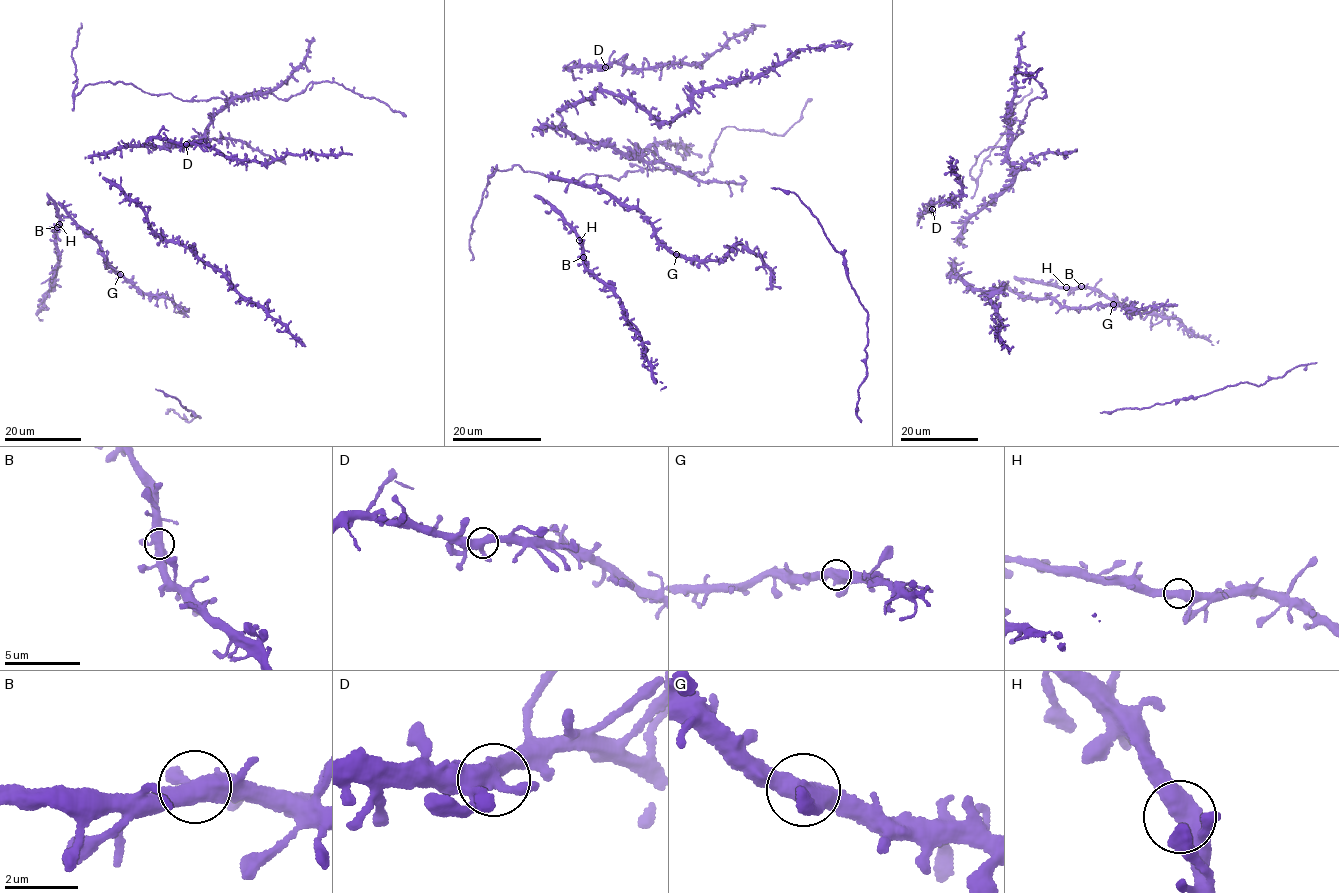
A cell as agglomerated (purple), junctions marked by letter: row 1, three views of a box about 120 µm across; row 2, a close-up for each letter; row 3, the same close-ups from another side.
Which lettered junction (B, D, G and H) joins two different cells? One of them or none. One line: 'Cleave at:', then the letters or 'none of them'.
Cleave at: none of them

